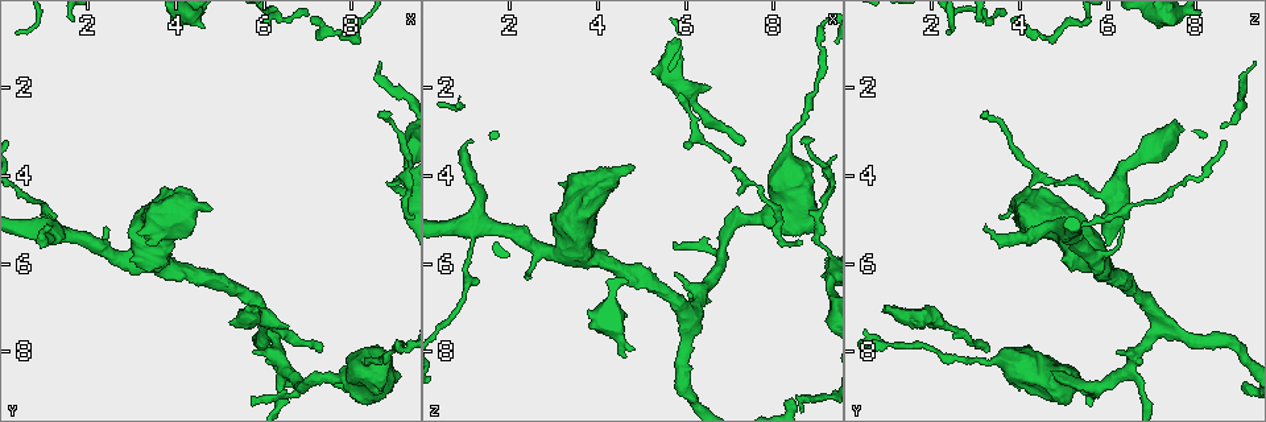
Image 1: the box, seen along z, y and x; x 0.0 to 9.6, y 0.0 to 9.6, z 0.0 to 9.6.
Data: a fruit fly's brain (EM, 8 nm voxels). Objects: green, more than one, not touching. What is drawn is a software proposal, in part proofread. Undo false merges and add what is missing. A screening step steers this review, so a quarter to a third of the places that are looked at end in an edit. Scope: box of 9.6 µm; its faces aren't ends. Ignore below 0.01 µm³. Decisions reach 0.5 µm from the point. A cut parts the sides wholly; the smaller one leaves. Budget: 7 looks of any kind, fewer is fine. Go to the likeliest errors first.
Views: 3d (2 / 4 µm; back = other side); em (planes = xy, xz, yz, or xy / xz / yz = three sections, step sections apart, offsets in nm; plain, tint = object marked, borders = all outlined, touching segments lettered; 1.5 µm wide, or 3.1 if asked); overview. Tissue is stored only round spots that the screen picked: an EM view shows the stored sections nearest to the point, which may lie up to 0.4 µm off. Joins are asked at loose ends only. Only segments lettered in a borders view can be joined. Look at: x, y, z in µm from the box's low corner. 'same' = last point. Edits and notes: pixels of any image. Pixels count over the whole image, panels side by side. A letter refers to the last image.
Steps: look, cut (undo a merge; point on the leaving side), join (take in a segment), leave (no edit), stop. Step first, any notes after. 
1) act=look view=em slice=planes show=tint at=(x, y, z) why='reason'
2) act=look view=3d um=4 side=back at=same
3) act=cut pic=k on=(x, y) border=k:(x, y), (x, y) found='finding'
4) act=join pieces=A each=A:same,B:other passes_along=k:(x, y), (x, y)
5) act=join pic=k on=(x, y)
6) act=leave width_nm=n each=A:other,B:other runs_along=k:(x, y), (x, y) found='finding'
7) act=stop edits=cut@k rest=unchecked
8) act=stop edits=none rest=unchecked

act=look view=em slice=planes show=tint at=(5.80, 7.00, 0.85) why='branch stops here'

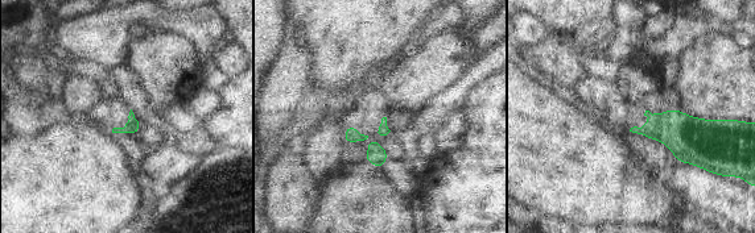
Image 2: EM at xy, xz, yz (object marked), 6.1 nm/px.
act=look view=em slice=planes show=borders at=same

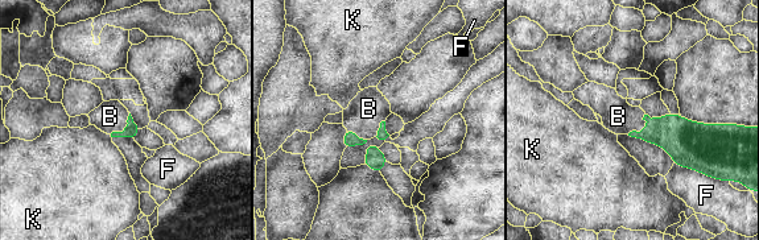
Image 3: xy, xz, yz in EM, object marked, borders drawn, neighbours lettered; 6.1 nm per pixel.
act=join pieces=B longest_contact=B:170nm each=B:same,F:other,K:other passes_along=3:(684, 140), (644, 131), (618, 116) found='the neuron continues'

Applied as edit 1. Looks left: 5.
act=look view=overview why='redraw'

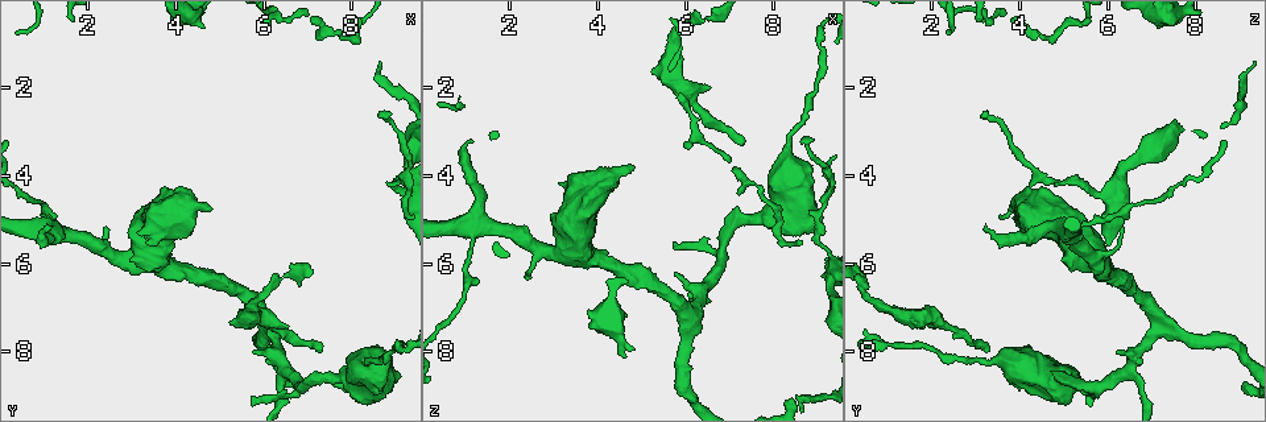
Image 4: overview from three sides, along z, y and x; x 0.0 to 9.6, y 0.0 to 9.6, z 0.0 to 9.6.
act=look view=em slice=xy step=8 show=tint at=(8.65, 2.70, 3.20) why='free end'

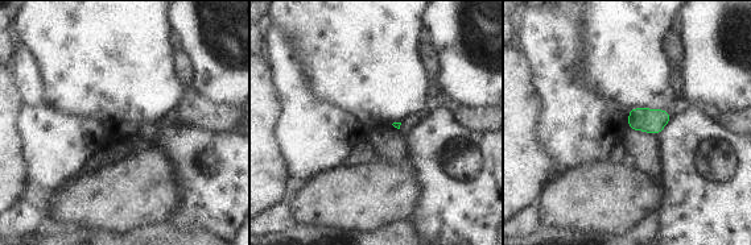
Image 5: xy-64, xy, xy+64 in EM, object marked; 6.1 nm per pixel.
act=look view=em slice=xz step=4 show=borders at=same why='cut it another way'

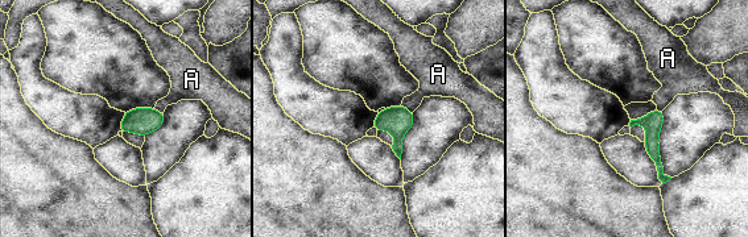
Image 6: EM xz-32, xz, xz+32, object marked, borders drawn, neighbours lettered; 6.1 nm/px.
act=leave width_nm=110 each=A:other runs_along=6:(654, 113), (653, 153), (664, 178) found='no lettered segment goes on from it'

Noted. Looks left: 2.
act=stop edits=join@3 rest=unchecked

